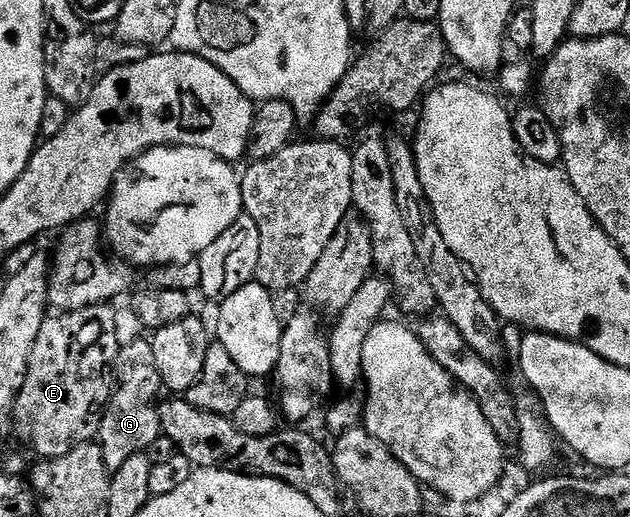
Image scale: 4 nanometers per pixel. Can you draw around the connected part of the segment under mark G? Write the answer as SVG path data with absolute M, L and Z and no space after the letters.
M142 337L122 347L117 355L113 396L101 414L97 436L97 442L103 449L104 464L111 473L117 471L129 457L142 454L162 434L160 410L157 408L162 398L160 395L163 395L163 388L152 342Z

